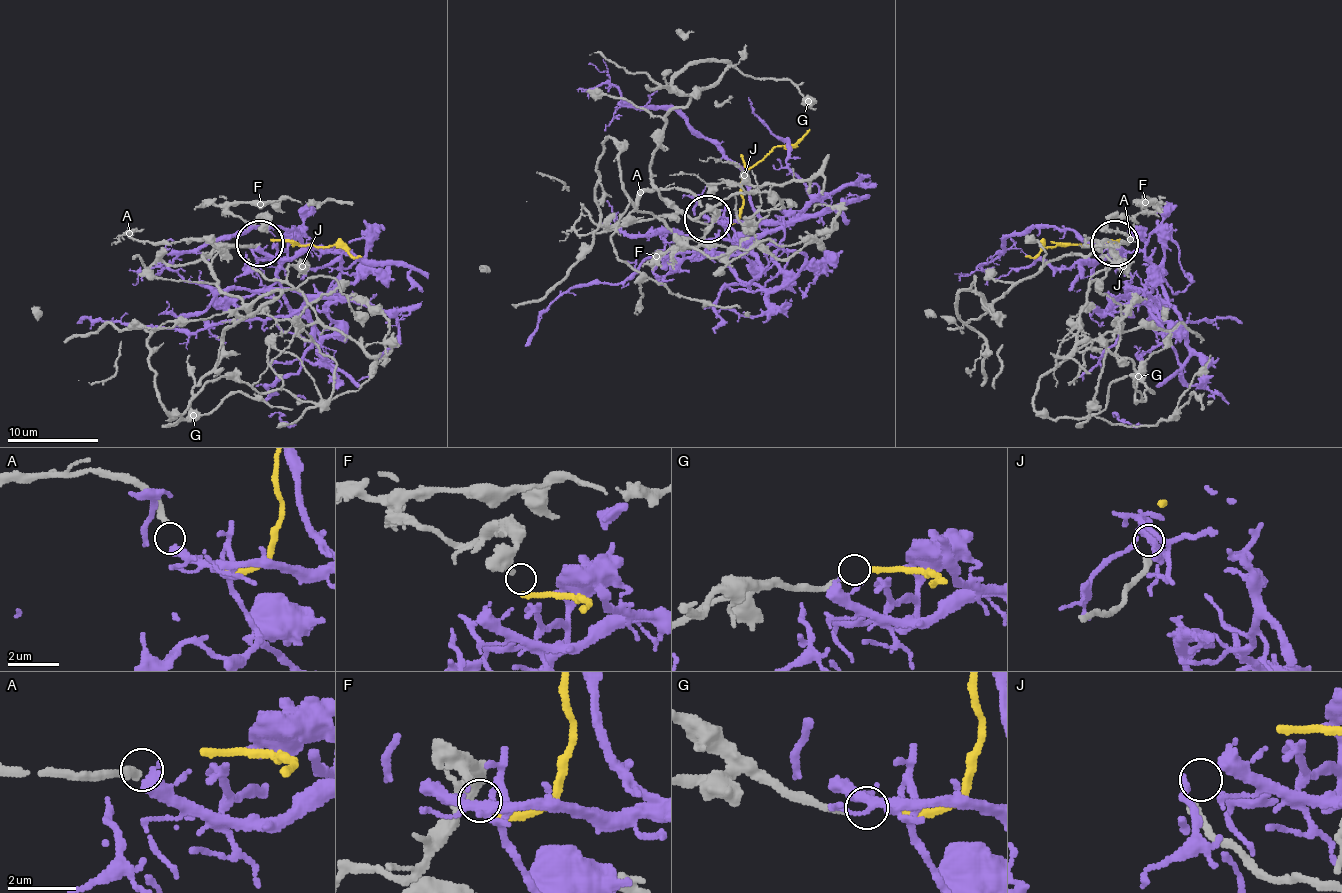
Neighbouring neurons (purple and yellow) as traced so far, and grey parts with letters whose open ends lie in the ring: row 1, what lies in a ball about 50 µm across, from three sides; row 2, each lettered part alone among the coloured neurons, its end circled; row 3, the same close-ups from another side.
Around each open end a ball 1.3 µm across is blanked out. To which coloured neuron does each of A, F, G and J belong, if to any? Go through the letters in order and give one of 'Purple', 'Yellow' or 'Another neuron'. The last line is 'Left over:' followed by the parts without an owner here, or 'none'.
A: Purple
F: Another neuron
G: Yellow
J: Another neuron
Left over: F, J

